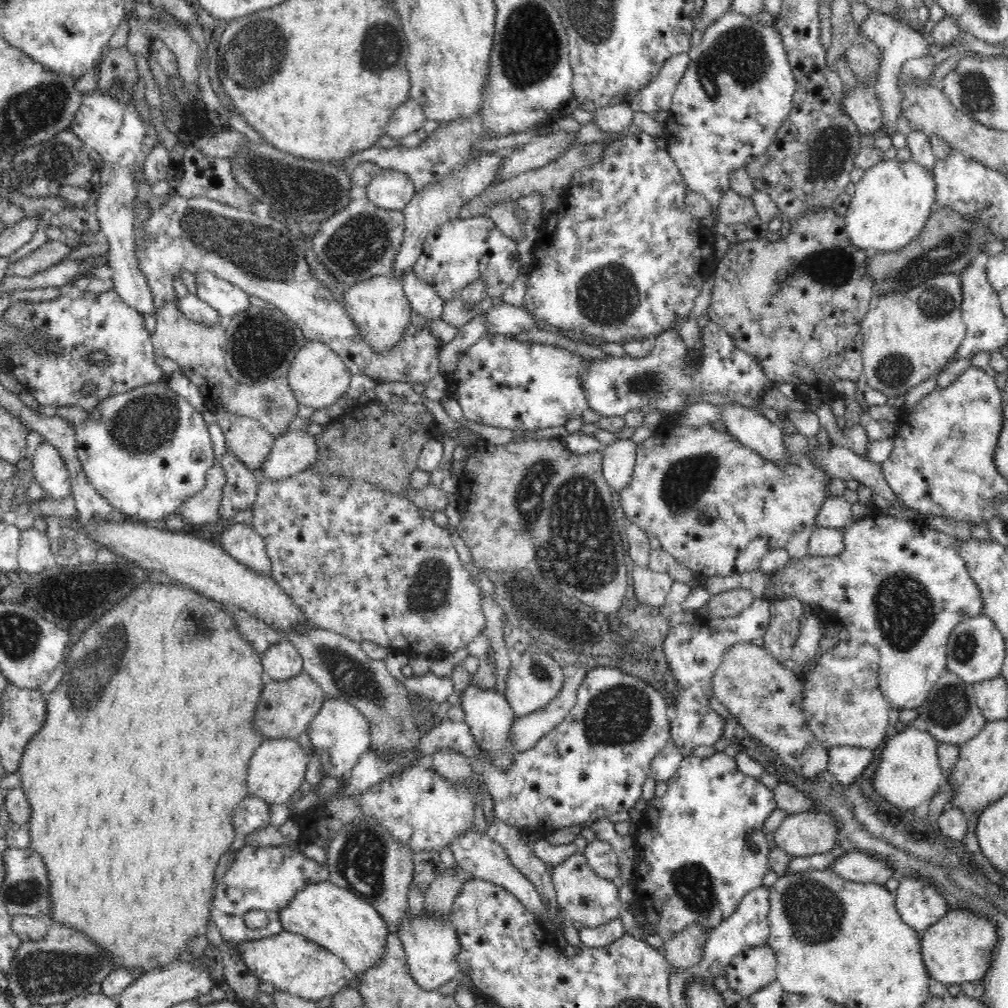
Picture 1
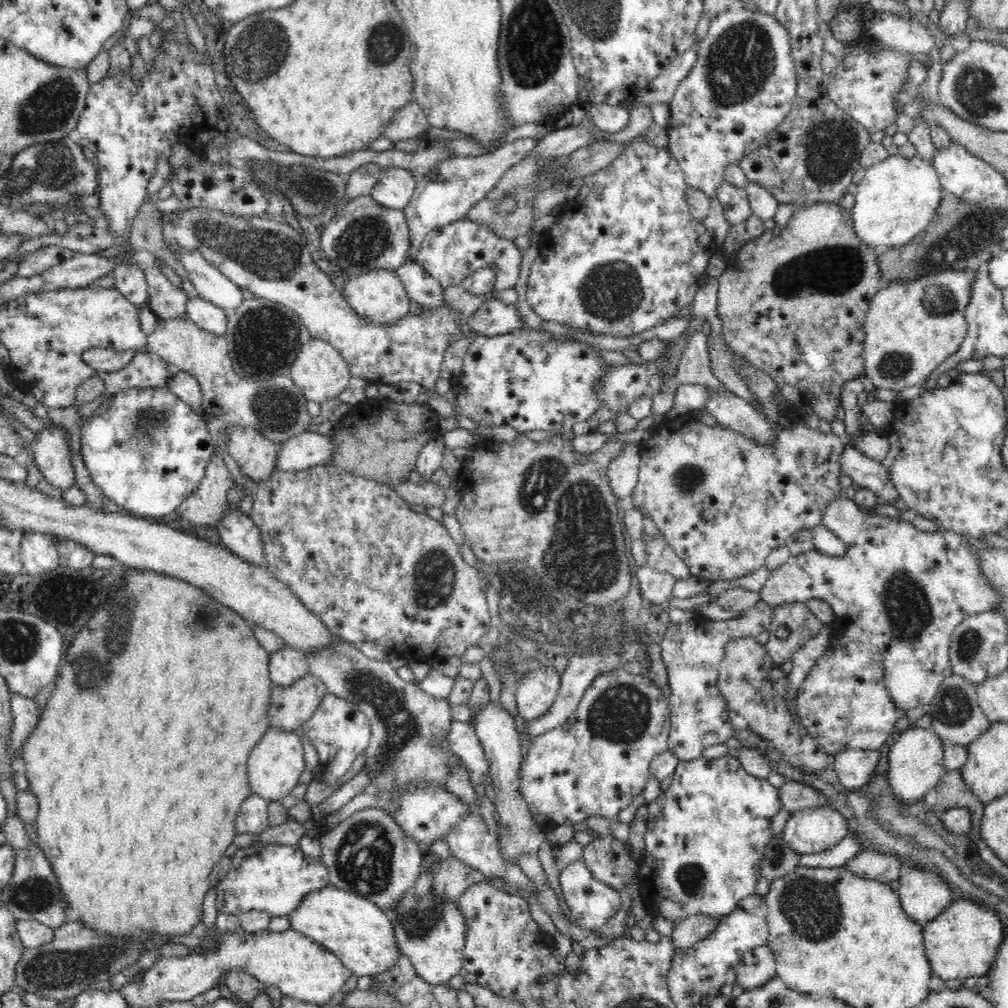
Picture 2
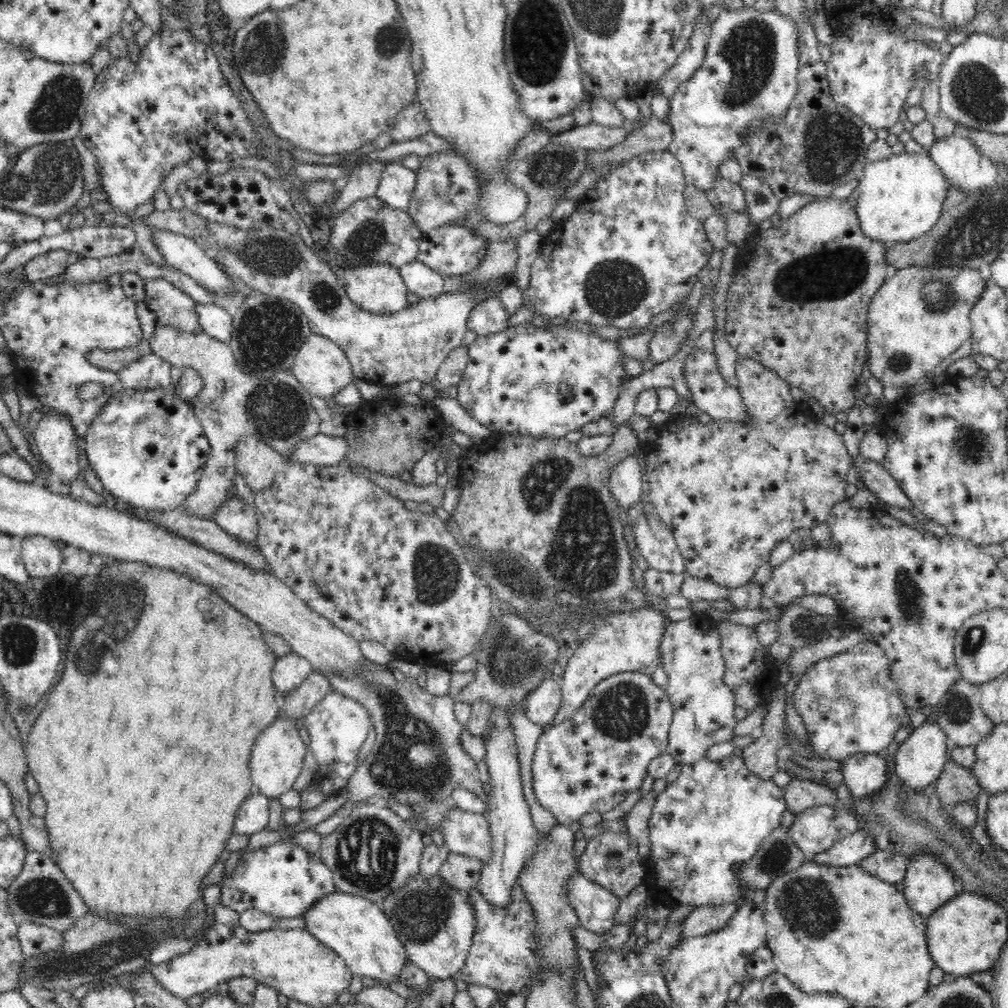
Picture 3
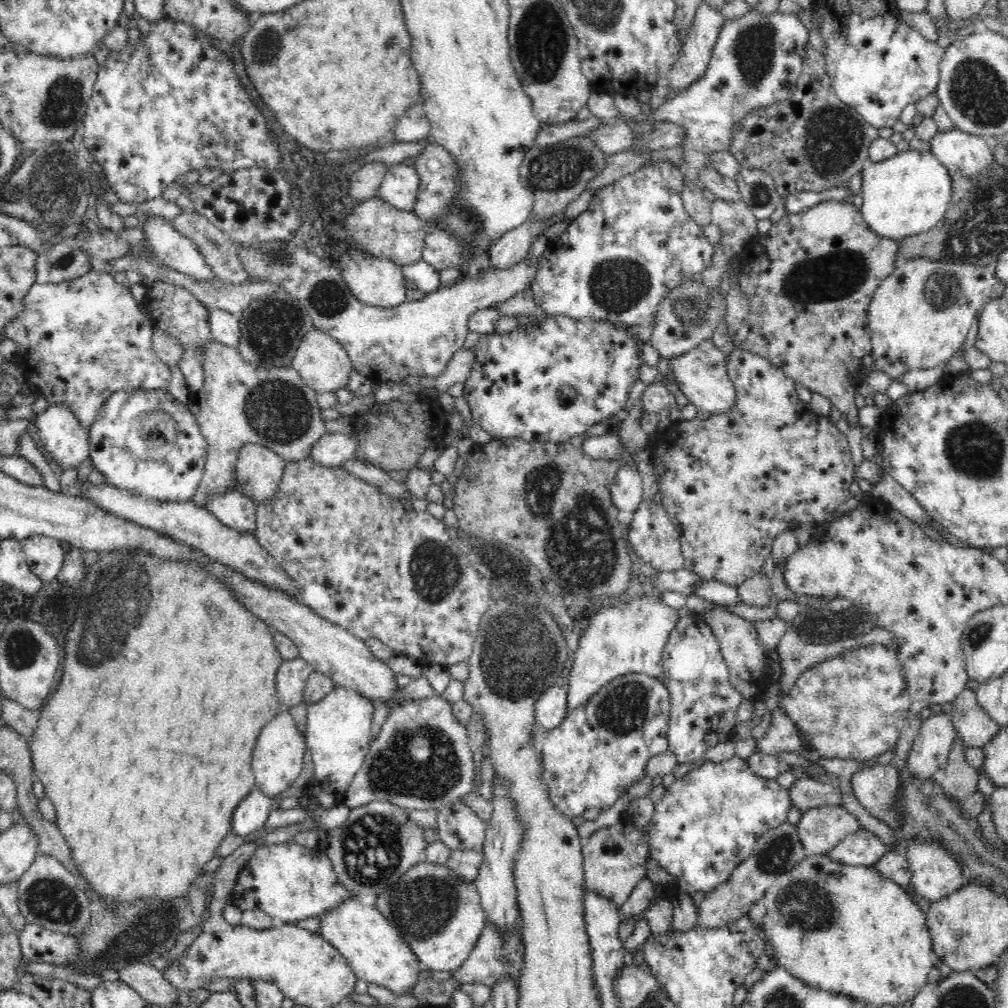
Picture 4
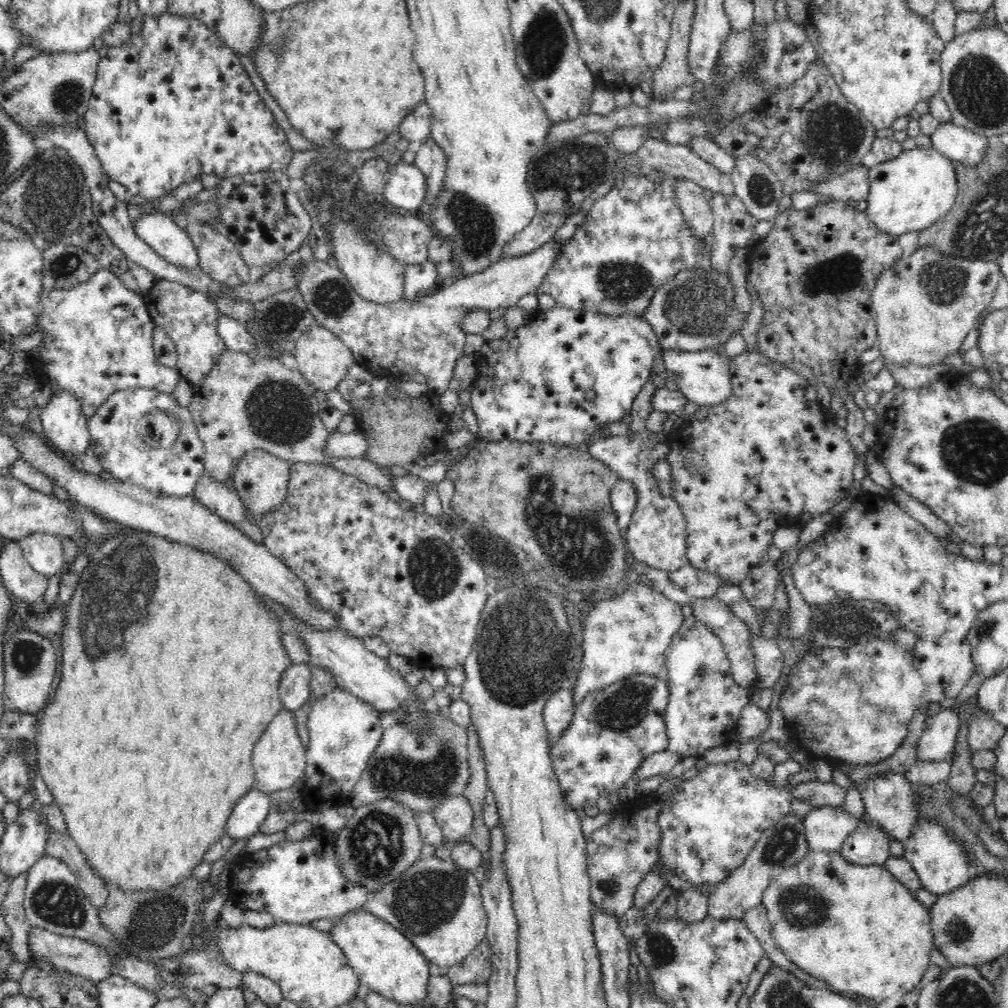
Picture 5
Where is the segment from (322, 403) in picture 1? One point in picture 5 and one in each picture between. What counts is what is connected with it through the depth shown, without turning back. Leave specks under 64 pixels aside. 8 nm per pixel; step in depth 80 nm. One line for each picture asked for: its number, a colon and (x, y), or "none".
2: (319, 370)
3: (321, 366)
4: (325, 366)
5: (324, 360)

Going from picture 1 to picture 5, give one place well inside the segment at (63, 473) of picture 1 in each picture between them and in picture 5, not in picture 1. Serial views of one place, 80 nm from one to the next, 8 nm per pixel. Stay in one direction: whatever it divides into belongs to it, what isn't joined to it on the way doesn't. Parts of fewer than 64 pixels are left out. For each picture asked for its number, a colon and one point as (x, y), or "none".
2: (52, 453)
3: (56, 440)
4: (62, 438)
5: (65, 427)

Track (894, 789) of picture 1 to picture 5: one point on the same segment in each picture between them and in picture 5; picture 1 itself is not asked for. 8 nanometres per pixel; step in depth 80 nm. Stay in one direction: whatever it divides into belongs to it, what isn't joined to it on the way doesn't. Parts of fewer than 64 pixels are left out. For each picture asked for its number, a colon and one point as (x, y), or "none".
2: (916, 758)
3: (921, 759)
4: (931, 748)
5: (936, 744)

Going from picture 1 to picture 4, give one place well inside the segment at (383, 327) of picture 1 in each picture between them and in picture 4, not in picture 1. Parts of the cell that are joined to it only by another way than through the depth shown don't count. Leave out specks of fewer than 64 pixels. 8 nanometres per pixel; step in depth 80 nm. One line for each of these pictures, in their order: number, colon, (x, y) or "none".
2: (379, 295)
3: (379, 288)
4: (380, 282)

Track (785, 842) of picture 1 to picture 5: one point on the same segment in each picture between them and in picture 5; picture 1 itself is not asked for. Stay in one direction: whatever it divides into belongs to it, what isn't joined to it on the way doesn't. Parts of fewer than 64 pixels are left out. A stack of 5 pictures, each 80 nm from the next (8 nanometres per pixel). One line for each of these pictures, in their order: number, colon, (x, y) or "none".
2: (808, 831)
3: (814, 830)
4: (822, 828)
5: (827, 827)

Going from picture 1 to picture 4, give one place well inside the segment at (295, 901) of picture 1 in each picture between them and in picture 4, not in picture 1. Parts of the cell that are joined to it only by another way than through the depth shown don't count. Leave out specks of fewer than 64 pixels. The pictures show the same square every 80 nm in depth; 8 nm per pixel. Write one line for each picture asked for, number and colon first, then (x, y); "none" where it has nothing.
2: (359, 933)
3: (356, 929)
4: (374, 950)

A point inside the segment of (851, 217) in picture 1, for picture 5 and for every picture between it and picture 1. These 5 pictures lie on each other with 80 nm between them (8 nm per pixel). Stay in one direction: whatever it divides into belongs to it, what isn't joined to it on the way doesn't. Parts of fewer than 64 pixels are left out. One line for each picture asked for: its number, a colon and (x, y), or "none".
2: (897, 198)
3: (901, 197)
4: (907, 194)
5: (911, 192)

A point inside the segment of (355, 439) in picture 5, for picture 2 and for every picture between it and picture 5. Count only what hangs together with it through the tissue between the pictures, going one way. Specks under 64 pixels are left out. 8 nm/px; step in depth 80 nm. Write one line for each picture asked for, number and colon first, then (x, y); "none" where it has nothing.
2: (309, 448)
3: (321, 450)
4: (333, 449)

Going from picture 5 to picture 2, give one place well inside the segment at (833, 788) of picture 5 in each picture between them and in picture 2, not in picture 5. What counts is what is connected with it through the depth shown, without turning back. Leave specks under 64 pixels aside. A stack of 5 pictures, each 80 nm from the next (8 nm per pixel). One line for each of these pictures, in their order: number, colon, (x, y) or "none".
2: (793, 796)
3: (799, 795)
4: (805, 793)

